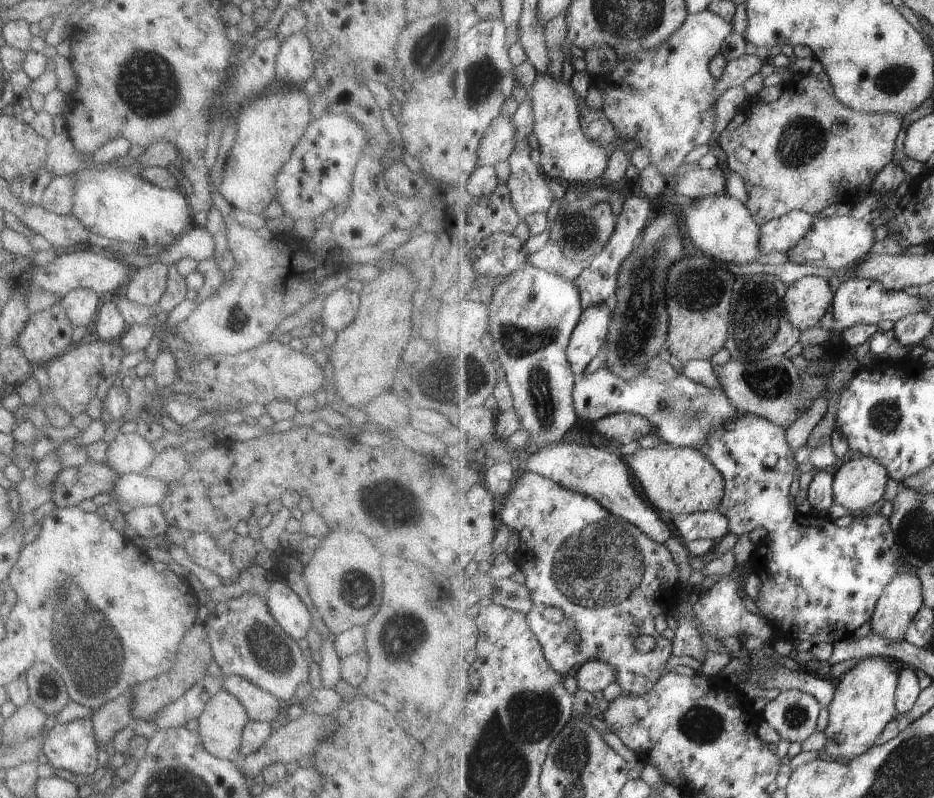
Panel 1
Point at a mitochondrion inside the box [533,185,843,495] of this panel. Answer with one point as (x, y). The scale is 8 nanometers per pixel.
(639, 327)

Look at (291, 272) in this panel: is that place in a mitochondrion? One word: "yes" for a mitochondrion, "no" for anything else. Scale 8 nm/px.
no

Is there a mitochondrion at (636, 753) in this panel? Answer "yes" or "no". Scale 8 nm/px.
no

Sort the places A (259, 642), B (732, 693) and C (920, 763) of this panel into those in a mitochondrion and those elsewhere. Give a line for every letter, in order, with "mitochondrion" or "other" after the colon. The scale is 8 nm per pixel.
A: mitochondrion
B: mitochondrion
C: mitochondrion

